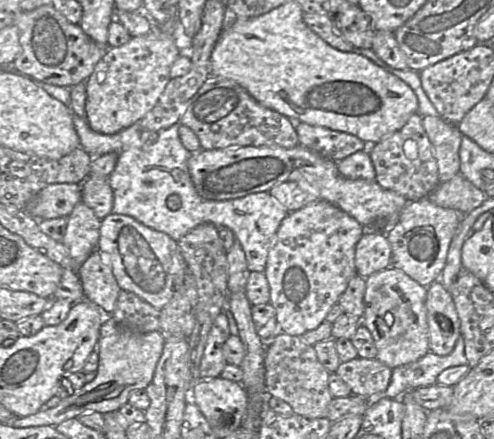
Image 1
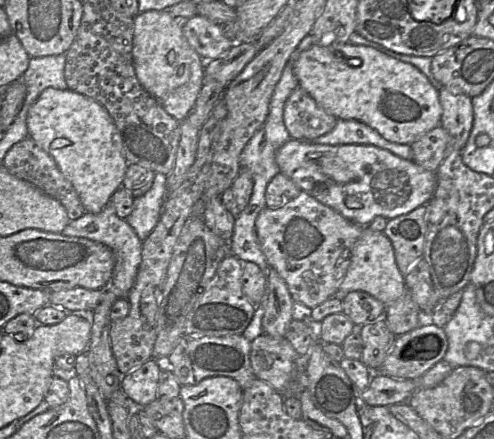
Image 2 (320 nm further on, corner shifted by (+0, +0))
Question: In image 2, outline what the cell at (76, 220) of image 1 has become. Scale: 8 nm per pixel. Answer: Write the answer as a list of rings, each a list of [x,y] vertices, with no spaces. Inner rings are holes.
[[[48,87],[29,108],[26,123],[28,136],[54,159],[62,174],[73,185],[85,212],[99,213],[110,202],[114,192],[122,186],[129,165],[123,155],[114,121],[105,107],[72,90]]]

